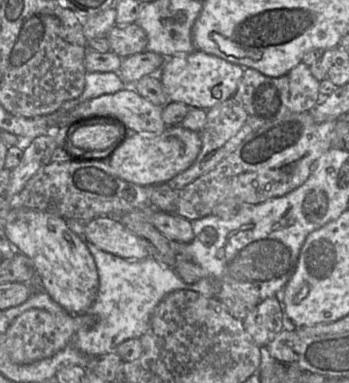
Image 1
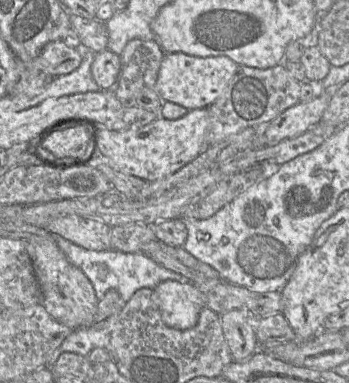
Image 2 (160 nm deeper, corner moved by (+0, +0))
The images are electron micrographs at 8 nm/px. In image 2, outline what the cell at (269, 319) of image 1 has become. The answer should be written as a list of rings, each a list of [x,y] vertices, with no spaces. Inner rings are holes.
[[[247,309],[231,310],[220,317],[223,334],[234,361],[245,361],[259,350],[255,318],[260,317]]]

